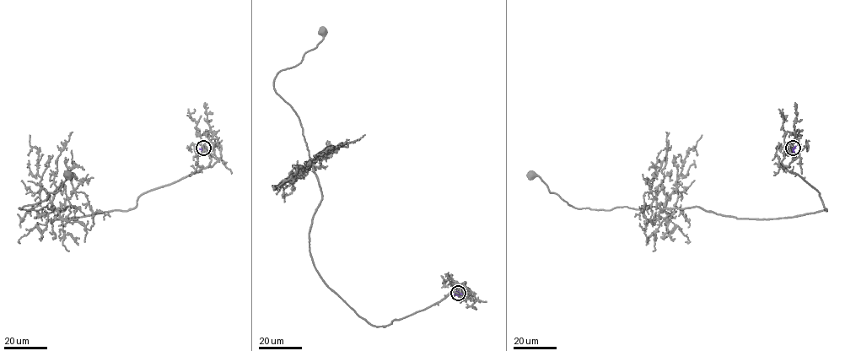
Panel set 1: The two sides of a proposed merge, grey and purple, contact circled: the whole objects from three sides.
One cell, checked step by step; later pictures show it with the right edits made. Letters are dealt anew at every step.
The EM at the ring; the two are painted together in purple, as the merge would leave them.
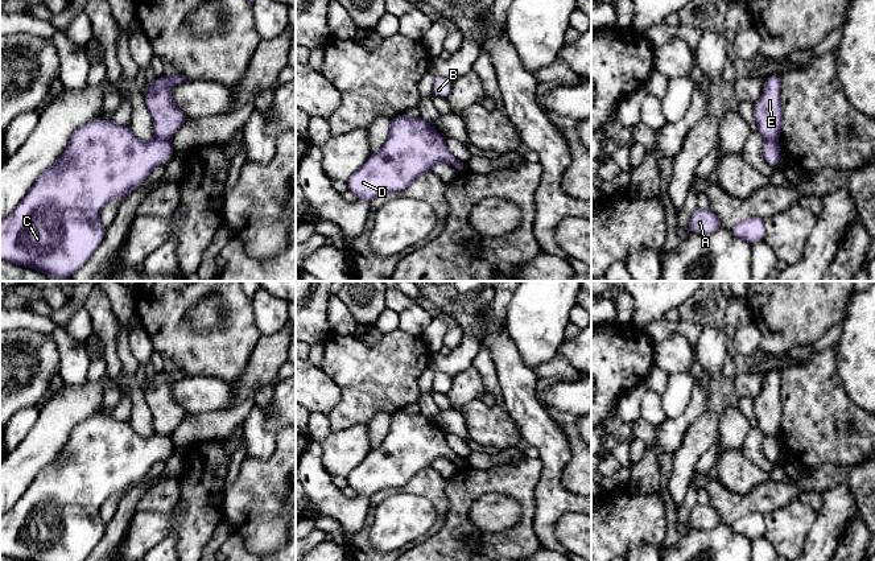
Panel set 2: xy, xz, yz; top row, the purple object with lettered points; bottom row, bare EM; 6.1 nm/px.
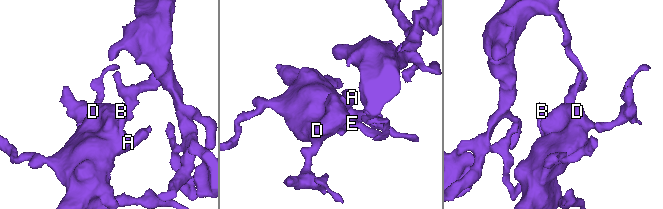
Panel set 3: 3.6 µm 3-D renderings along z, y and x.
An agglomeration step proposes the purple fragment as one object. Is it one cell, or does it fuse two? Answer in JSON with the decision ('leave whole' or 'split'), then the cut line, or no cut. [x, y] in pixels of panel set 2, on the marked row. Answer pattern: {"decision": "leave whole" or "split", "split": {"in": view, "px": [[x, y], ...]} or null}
{"decision": "split", "split": {"in": "xy", "px": [[156, 136], [169, 141]]}}

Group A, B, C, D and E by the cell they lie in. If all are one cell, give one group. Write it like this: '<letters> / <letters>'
A B C D / E

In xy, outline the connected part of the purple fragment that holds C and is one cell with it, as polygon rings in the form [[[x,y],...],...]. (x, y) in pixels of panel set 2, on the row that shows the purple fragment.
[[[96,119],[79,127],[70,137],[62,156],[44,173],[15,207],[0,220],[0,260],[26,265],[44,275],[70,279],[83,267],[102,243],[106,227],[100,222],[102,209],[111,201],[129,194],[146,181],[152,170],[174,156],[170,141],[139,140],[129,125],[119,125],[110,120]]]

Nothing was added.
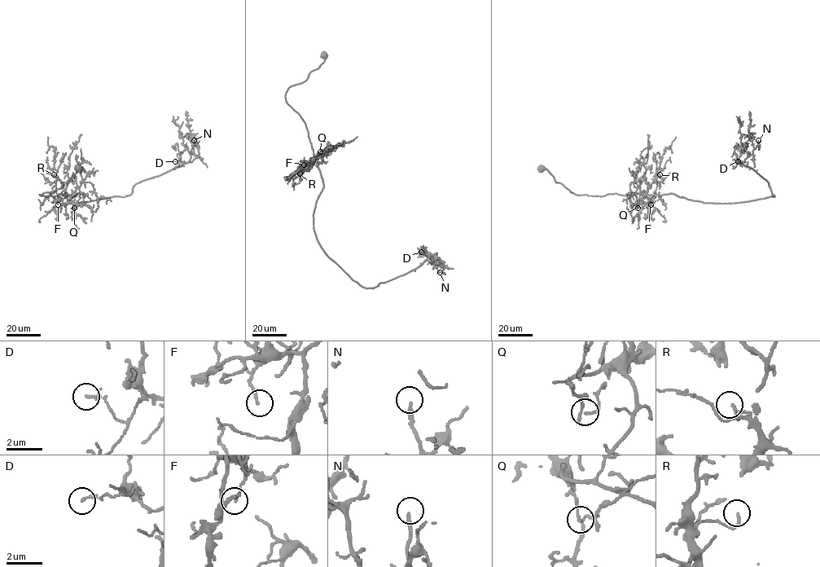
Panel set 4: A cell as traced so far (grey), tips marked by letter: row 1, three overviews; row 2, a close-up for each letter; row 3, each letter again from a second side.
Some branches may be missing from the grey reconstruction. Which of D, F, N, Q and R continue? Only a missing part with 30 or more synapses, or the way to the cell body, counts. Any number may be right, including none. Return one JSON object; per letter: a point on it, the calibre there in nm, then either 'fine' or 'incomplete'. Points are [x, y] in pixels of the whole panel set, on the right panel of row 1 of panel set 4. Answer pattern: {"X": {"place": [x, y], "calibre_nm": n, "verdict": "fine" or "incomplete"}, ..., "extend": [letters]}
{"D": {"place": [738, 161], "calibre_nm": 140, "verdict": "fine"}, "F": {"place": [651, 204], "calibre_nm": 130, "verdict": "fine"}, "N": {"place": [758, 140], "calibre_nm": 180, "verdict": "incomplete"}, "Q": {"place": [638, 208], "calibre_nm": 140, "verdict": "fine"}, "R": {"place": [659, 174], "calibre_nm": 120, "verdict": "fine"}, "extend": ["N"]}

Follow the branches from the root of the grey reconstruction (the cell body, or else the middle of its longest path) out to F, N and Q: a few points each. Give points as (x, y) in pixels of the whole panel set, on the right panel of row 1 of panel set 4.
F: (541, 169), (546, 169), (556, 182), (576, 195), (639, 193), (650, 199), (651, 204)
N: (541, 169), (577, 195), (674, 193), (703, 203), (750, 201), (773, 196), (768, 182), (741, 163), (758, 140)
Q: (541, 169), (546, 169), (556, 182), (576, 195), (641, 194), (642, 202), (638, 208)

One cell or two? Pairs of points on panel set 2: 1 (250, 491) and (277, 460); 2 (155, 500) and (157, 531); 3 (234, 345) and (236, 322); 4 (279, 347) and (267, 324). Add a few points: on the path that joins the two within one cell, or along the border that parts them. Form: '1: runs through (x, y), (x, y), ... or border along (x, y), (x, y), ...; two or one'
1: runs through (258, 483), (273, 467); one
2: border along (181, 493), (180, 500), (168, 512), (137, 511); two
3: runs through (234, 339), (236, 328); one
4: border along (281, 329), (271, 334), (263, 334); two

